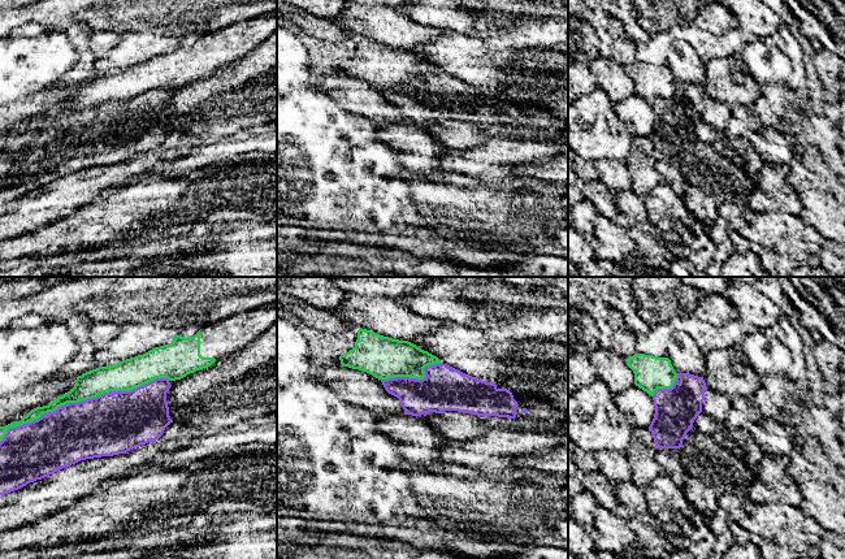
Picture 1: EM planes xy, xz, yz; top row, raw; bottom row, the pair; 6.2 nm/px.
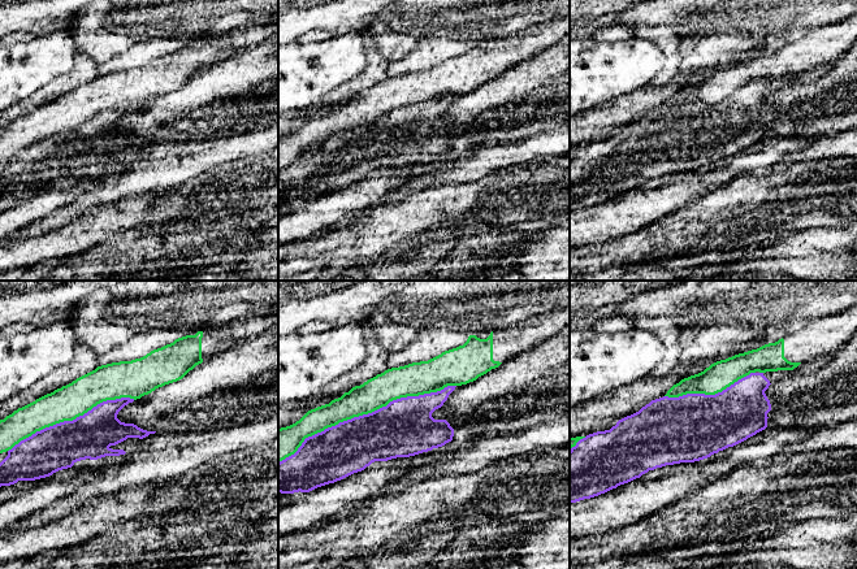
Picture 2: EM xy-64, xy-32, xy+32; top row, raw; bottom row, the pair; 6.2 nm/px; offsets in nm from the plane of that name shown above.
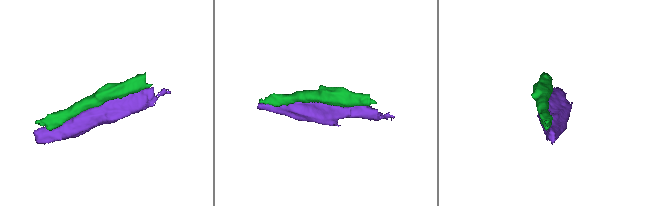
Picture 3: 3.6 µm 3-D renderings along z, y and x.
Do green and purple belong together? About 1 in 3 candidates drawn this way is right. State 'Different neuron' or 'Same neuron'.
Different neuron

